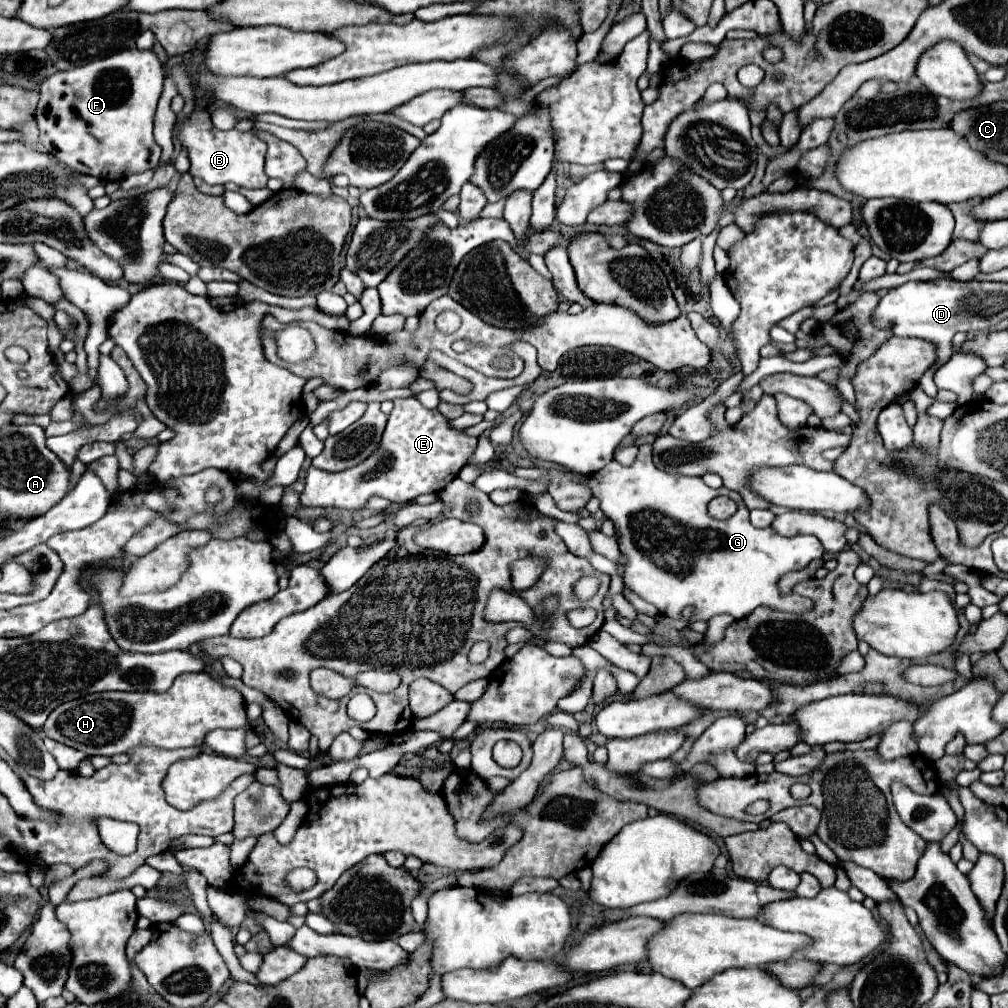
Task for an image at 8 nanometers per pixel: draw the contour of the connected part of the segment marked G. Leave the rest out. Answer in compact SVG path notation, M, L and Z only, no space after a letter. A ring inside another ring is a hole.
M640 446L638 460L632 466L622 466L616 460L606 464L606 468L582 476L582 480L590 486L592 494L600 500L602 512L614 522L620 552L626 556L624 564L624 584L642 596L642 600L654 604L662 616L680 618L686 606L694 606L696 614L690 622L710 620L716 614L730 614L736 620L746 618L754 608L768 606L778 612L804 614L814 608L810 598L802 598L796 594L782 594L778 590L778 580L788 574L808 566L810 560L822 558L824 548L816 536L792 536L786 538L774 528L754 528L748 518L748 508L742 502L738 492L728 488L708 488L702 478L694 476L674 476L658 470L652 464L650 446ZM716 496L732 496L738 510L728 520L716 520L708 514L708 502Z

